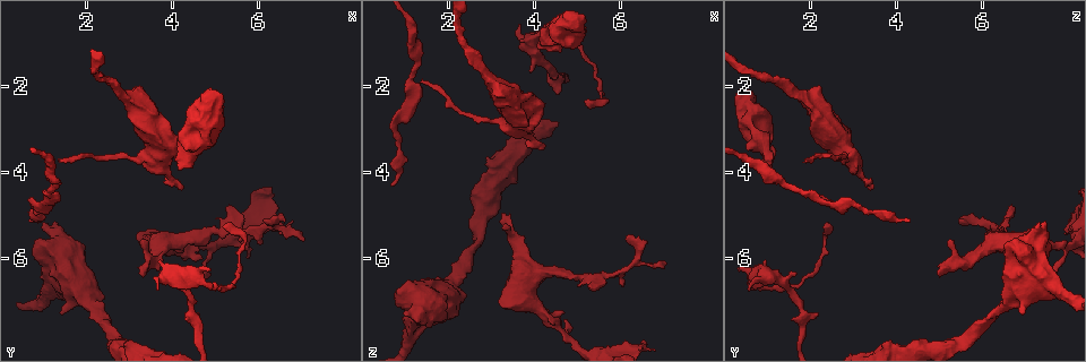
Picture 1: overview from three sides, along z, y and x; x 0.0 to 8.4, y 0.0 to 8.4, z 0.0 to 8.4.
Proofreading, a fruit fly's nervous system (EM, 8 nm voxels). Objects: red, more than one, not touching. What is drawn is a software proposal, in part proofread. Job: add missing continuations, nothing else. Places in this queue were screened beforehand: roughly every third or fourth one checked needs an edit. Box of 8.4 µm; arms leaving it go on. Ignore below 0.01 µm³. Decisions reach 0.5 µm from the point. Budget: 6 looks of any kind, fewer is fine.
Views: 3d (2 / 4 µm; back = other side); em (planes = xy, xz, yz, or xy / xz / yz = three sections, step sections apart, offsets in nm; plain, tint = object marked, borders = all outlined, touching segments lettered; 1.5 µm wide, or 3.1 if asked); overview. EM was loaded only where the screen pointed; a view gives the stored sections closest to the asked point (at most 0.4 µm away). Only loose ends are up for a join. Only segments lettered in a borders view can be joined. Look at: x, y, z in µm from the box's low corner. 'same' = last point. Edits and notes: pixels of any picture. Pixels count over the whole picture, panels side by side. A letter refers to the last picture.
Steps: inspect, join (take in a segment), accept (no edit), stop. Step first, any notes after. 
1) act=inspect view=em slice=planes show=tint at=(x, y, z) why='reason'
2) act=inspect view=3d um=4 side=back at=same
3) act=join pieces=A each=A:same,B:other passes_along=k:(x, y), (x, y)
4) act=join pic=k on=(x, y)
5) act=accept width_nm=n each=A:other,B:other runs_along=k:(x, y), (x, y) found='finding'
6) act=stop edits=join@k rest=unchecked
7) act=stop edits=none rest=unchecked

act=inspect view=em slice=planes show=tint at=(1.45, 3.75, 1.90) why='tapers out'

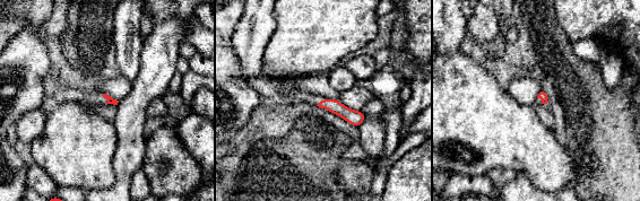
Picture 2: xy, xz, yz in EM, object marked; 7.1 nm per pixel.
act=inspect view=em slice=planes show=borders at=same

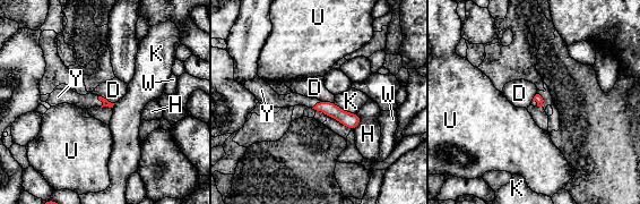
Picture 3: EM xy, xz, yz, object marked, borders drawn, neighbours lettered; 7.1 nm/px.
act=join pic=3 on=(91, 100) each=D:other,H:other,K:other,U:other,W:other,Y:same passes_along=3:(105, 103), (101, 100), (91, 100) found='it goes on there'

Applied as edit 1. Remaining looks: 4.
act=inspect view=overview why='redraw'

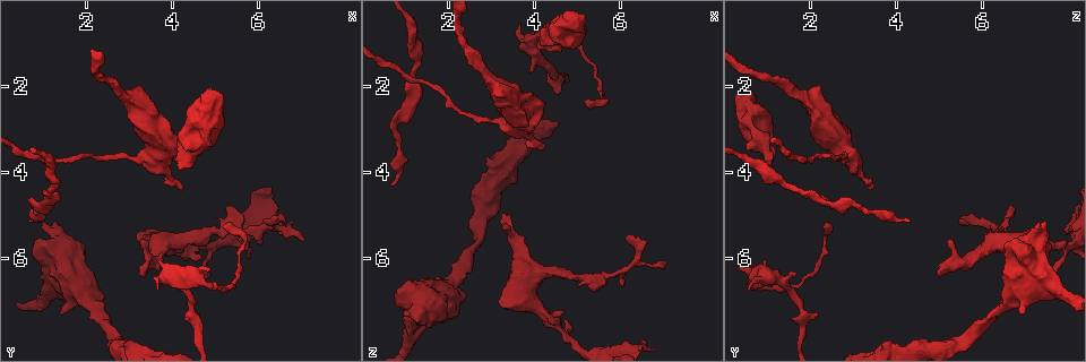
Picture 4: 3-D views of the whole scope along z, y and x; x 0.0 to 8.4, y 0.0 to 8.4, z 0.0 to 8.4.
act=inspect view=3d um=2 at=(3.30, 6.40, 5.00) why='free end'

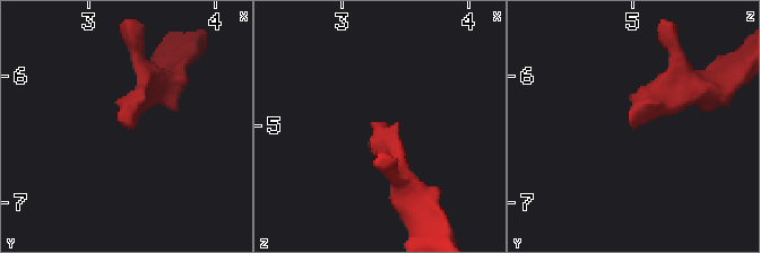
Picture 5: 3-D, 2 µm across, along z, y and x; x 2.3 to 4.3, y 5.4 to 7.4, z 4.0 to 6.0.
act=inspect view=em slice=xy step=8 show=borders at=(3.28, 6.40, 5.00)

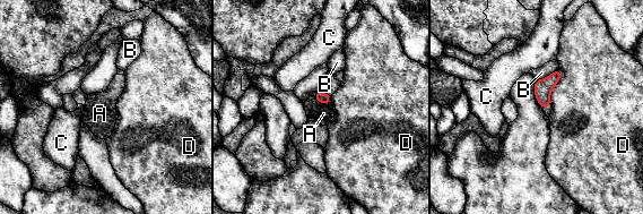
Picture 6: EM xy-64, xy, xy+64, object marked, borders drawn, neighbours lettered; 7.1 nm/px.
act=join pic=6 on=(323, 113) each=A:same,B:other,C:other,D:other passes_along=6:(324, 97), (320, 102), (323, 113) found='the cell continues'

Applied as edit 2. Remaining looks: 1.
act=stop edits=join@3,join@6 rest=unchecked

